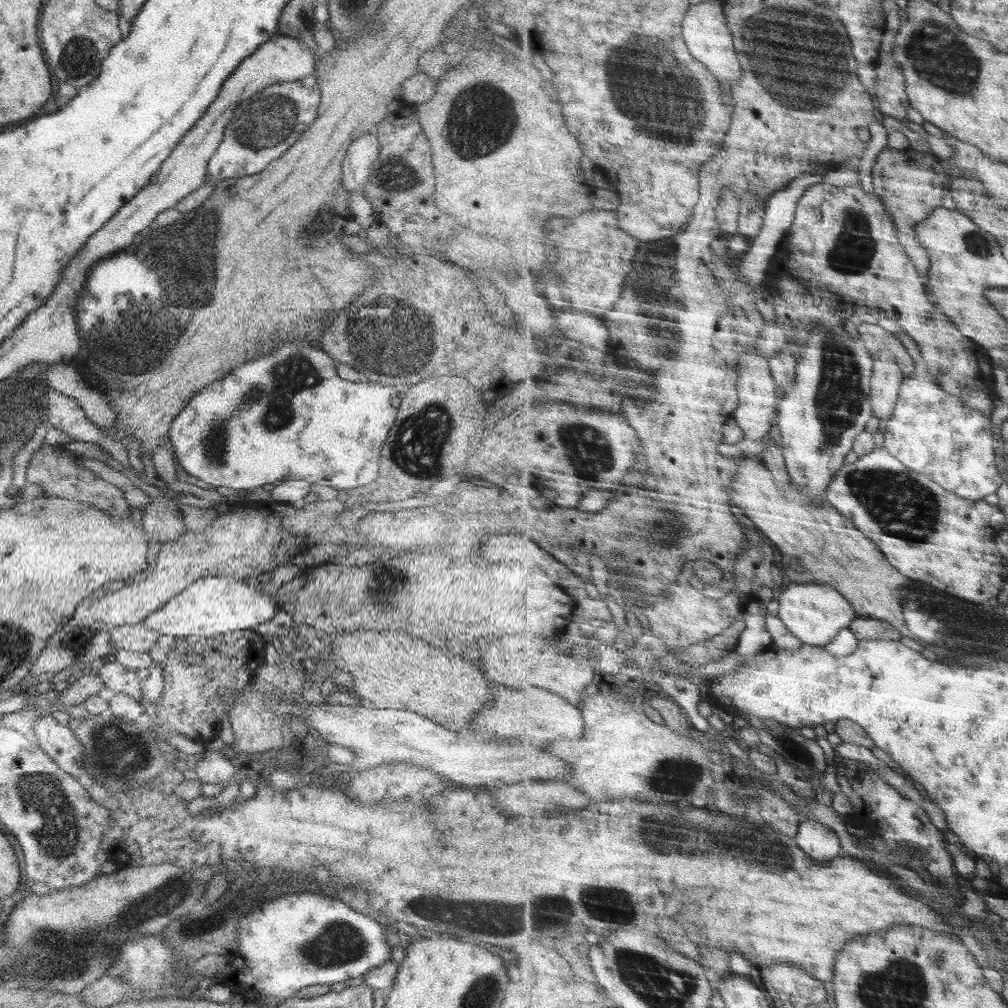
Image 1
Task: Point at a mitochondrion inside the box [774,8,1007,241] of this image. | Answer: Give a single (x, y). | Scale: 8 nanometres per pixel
(928, 48)

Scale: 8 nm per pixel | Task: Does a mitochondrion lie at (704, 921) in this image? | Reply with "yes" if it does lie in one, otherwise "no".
no

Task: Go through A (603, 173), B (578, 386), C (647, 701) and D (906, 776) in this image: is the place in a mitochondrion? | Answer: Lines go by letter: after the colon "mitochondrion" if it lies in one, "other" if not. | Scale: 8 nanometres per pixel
A: other
B: other
C: other
D: other

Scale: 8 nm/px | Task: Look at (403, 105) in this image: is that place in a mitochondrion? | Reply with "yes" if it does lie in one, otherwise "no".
no

